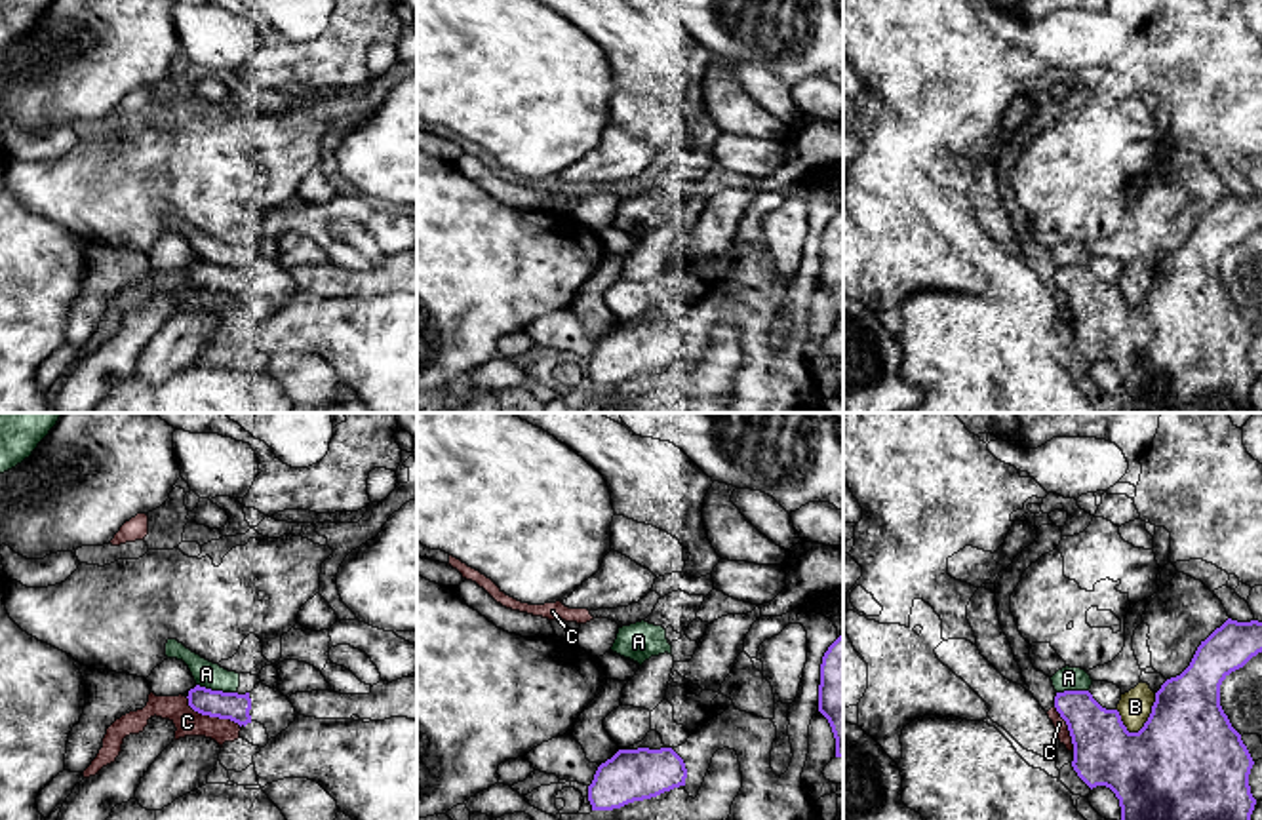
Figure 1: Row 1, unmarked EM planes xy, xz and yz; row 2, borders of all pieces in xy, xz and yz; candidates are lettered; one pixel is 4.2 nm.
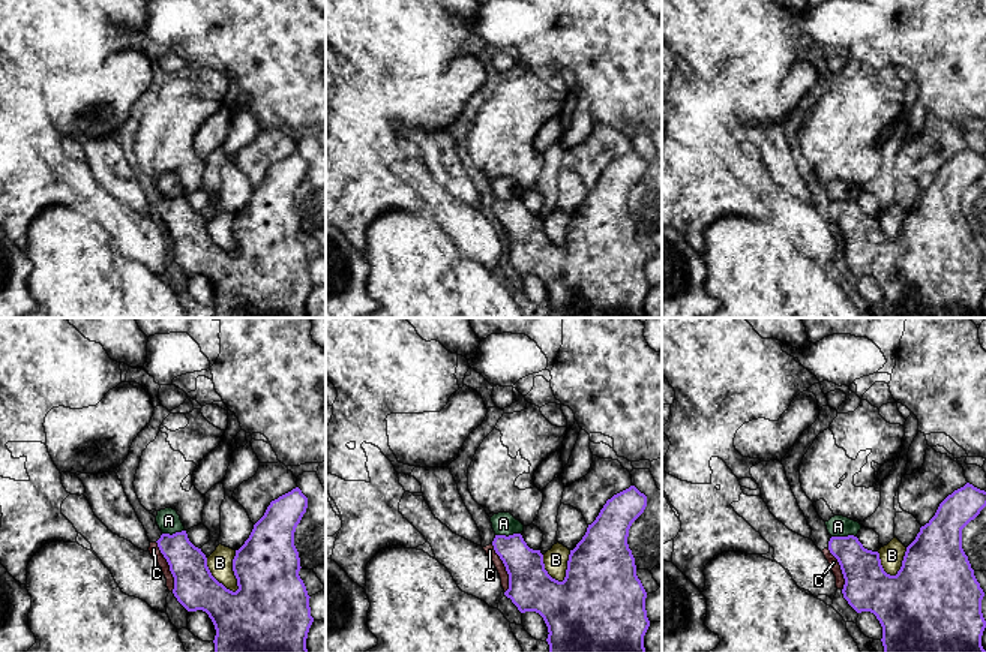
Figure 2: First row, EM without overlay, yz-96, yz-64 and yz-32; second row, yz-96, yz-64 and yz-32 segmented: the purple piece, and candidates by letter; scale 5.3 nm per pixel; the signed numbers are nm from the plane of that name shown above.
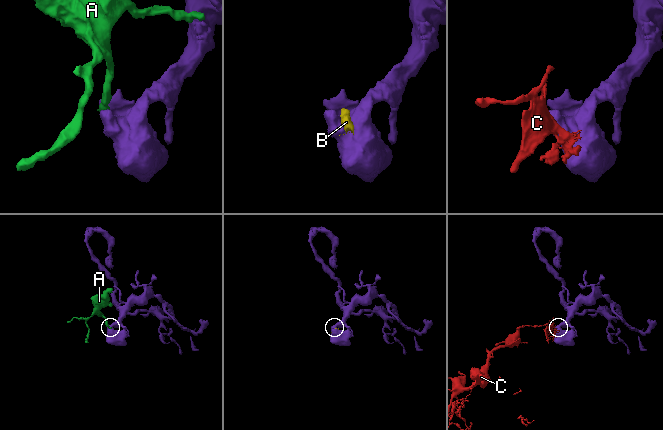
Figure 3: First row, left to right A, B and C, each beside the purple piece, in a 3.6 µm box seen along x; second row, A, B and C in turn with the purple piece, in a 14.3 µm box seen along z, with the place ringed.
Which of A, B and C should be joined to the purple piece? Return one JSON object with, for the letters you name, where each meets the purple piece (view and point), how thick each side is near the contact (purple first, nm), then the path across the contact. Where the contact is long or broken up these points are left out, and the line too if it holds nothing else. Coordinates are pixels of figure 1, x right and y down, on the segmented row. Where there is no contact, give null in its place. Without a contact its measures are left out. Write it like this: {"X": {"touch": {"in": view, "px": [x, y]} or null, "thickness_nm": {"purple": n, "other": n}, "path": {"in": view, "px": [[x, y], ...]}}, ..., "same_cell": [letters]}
{"same_cell": []}

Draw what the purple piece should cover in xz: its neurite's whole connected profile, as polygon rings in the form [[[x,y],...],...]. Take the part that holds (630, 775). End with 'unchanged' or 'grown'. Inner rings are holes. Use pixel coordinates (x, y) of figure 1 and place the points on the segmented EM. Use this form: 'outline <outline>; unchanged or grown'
outline [[[672,748],[619,750],[588,786],[592,810],[613,810],[685,786],[687,769]]]; unchanged

